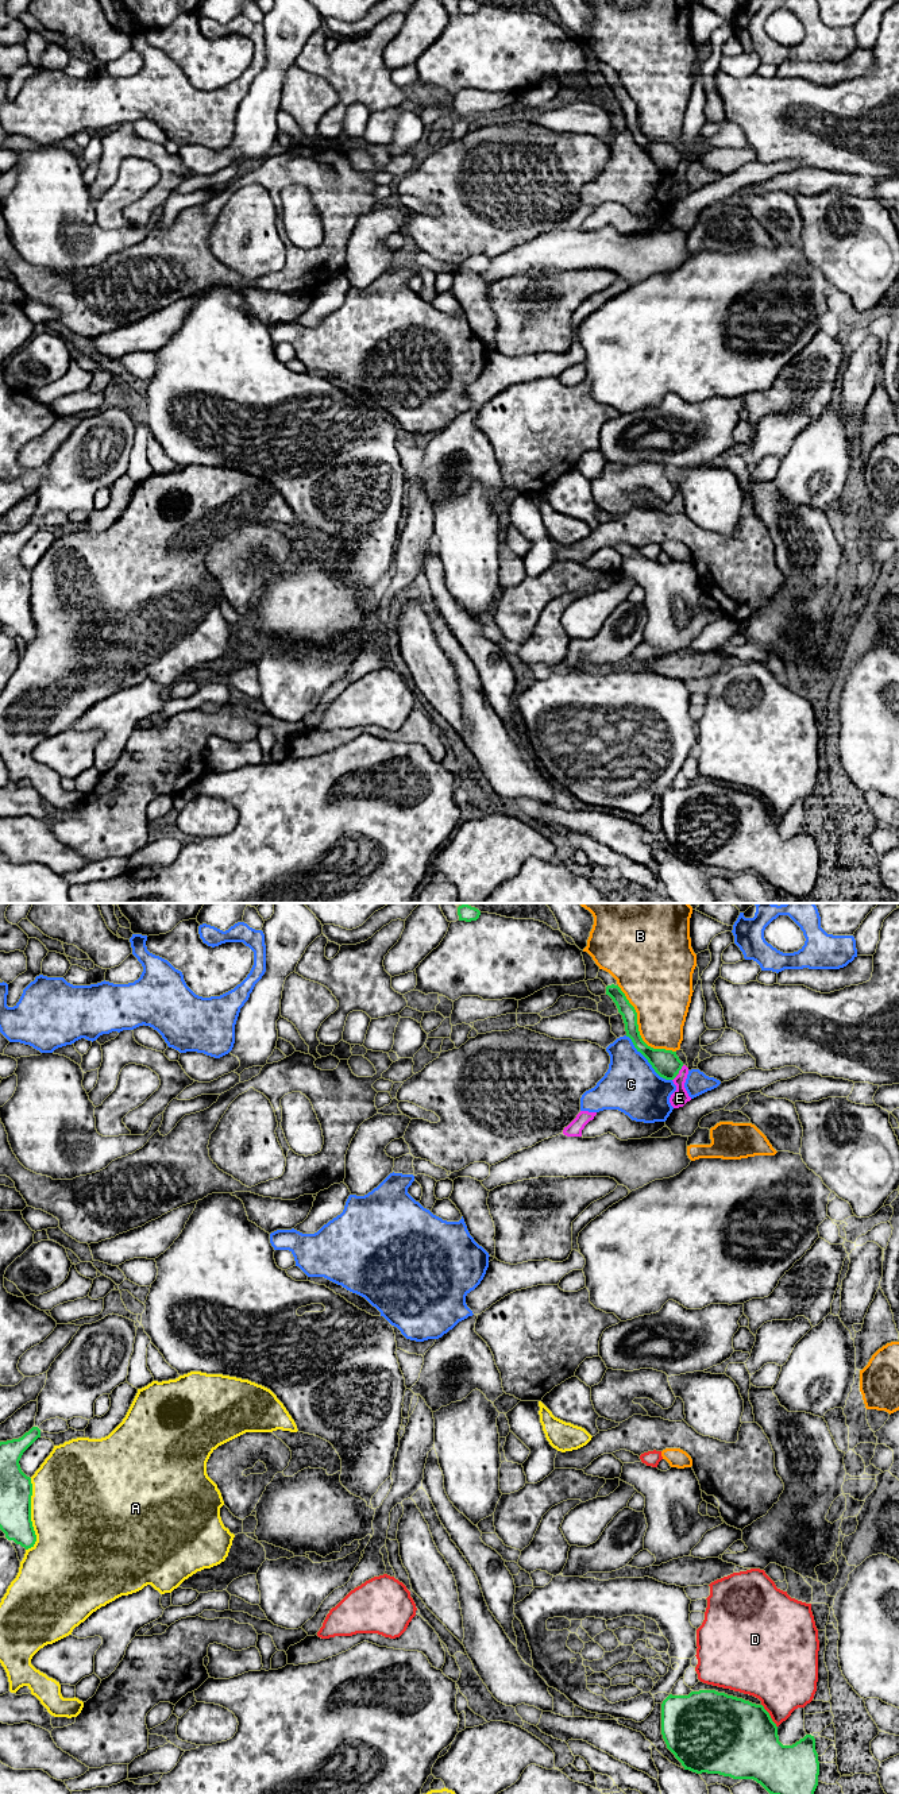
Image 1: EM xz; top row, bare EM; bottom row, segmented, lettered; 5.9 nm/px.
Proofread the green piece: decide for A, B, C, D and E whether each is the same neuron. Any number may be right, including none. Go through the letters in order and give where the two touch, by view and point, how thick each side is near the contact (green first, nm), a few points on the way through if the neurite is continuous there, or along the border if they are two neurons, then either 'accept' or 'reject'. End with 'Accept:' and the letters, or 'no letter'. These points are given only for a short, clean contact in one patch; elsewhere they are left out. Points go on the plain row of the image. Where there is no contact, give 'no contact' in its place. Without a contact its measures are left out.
A: contact xz (30, 608); calibres 190 and 500 nm; reject
B: contact xz (637, 122); calibres 150 and 360 nm; reject
C: contact xz (648, 154); calibres 160 and 320 nm; reject
D: contact xz (770, 809); calibres 460 and 400 nm; reject
E: contact xz (680, 161); calibres 160 and 100 nm; border xz (683, 158), (678, 165); reject
Accept: no letter

